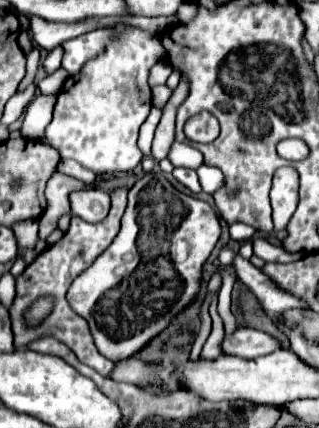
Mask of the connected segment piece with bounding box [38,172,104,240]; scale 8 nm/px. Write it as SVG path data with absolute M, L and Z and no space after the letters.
M56 172L52 176L52 180L48 180L46 186L46 198L48 198L48 212L46 218L40 218L40 232L38 238L46 240L56 228L58 228L58 220L70 212L70 200L68 194L76 192L76 190L88 190L88 188L98 188L98 184L104 180L104 174L96 174L96 180L92 184L74 180L70 176L64 176L60 172Z

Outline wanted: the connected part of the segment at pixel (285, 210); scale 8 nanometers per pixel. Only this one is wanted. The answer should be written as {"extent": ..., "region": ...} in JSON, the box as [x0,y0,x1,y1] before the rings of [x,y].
{"extent":[270,167,299,230],"region":[[[281,167],[274,173],[270,190],[272,220],[276,230],[284,230],[298,204],[299,175],[292,167]]]}

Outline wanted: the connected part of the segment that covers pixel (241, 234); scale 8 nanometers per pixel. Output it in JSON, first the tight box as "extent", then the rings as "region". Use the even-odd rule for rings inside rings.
{"extent":[230,224,256,242],"region":[[[232,224],[230,226],[230,236],[232,236],[232,240],[238,240],[238,242],[246,242],[246,240],[250,240],[252,236],[256,234],[256,230],[252,228],[252,226],[248,226],[248,224]]]}

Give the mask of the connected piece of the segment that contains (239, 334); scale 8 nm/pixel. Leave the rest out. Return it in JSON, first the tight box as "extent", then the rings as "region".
{"extent":[222,328,282,358],"region":[[[238,328],[232,336],[226,336],[222,342],[222,352],[240,356],[240,358],[258,358],[282,348],[282,342],[262,330]]]}

